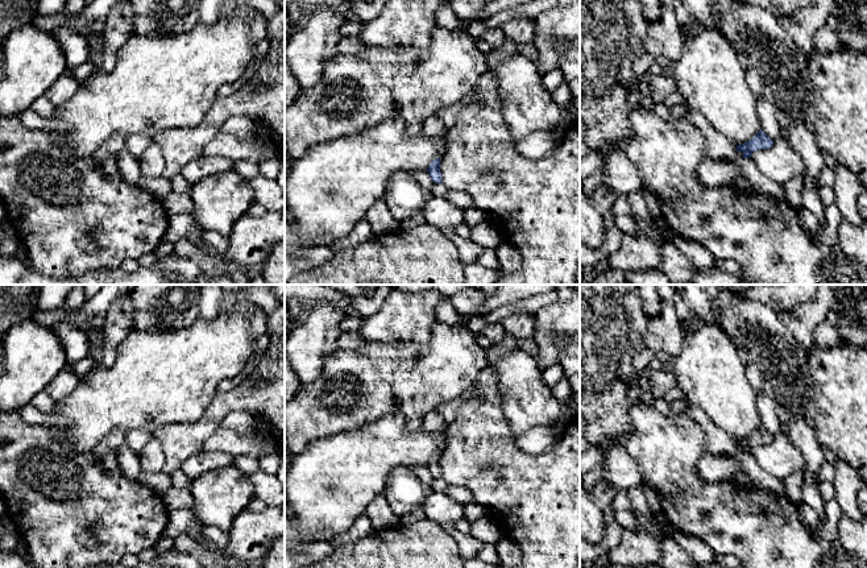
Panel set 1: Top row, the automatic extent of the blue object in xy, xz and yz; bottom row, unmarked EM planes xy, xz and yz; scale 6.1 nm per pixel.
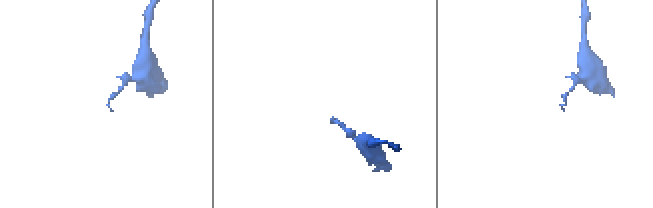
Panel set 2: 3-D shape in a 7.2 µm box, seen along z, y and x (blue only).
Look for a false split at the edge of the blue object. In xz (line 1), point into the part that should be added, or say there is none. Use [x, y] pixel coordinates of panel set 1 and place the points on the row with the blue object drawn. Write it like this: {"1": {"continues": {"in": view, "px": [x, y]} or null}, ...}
{"1": {"continues": null}}

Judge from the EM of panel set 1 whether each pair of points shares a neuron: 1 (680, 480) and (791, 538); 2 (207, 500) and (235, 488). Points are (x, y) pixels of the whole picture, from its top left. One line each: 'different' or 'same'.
1: same
2: same

